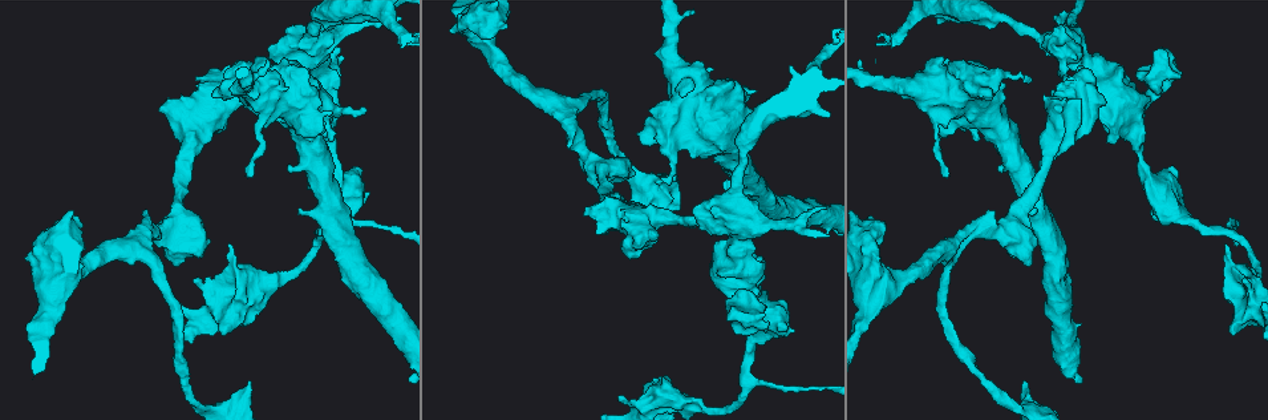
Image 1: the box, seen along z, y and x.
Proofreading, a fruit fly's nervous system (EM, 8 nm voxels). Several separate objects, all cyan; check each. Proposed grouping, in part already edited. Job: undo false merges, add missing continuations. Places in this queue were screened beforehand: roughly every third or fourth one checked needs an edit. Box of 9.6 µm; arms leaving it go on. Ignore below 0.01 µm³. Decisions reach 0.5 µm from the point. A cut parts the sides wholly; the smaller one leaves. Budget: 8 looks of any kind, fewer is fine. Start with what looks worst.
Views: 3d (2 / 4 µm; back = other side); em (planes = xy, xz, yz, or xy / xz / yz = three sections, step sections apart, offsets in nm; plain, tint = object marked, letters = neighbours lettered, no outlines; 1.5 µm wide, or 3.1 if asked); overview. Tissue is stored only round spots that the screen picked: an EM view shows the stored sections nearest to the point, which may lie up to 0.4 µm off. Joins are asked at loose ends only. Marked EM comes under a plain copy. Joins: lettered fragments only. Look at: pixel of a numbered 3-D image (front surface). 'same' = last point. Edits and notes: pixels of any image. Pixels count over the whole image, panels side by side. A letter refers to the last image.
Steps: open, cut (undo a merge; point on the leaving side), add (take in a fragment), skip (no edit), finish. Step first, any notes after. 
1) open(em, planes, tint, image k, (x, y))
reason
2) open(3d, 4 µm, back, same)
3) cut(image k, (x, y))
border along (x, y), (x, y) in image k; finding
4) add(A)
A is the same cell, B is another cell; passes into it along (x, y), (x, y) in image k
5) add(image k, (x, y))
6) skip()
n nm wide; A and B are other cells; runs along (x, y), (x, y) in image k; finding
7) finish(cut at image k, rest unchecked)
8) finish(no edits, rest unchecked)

open(3d, 4 µm, image 1, (1156, 51))
an open end

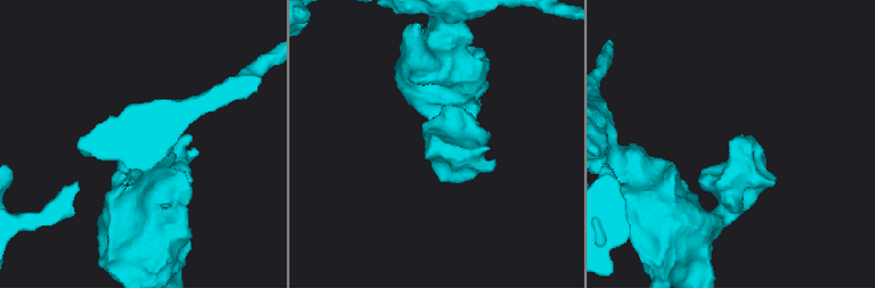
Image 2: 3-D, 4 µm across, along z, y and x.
open(em, yz, step 4, tint, image 2, (434, 138))

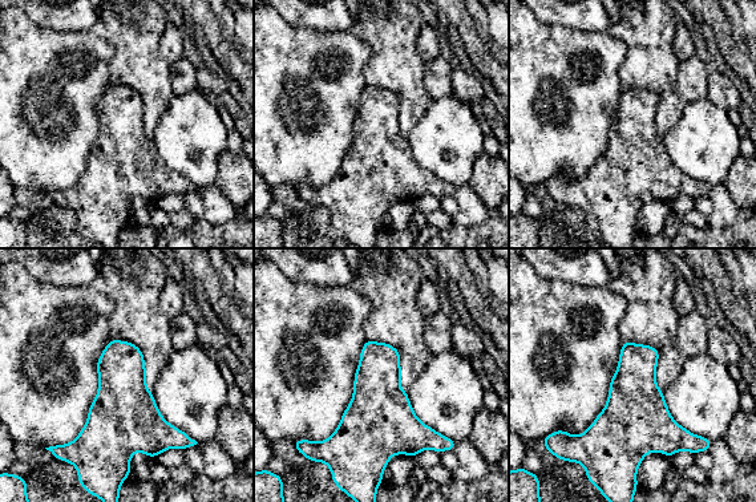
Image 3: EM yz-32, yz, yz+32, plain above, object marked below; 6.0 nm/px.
open(em, planes, letters, same)

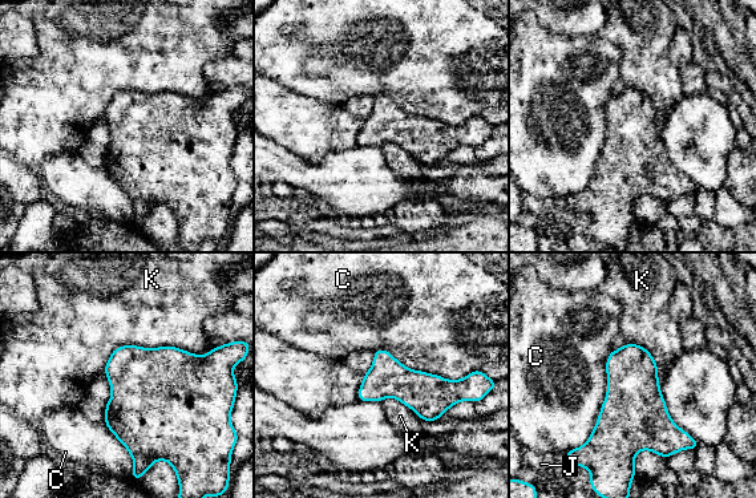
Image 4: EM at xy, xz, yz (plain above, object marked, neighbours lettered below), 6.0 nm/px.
skip()
C, J and K are other cells; border along (611, 349), (595, 426), (564, 454) in image 4; no lettered fragment goes on from it

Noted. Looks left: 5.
open(em, planes, letters, image 1, (1034, 210))
branch stops here

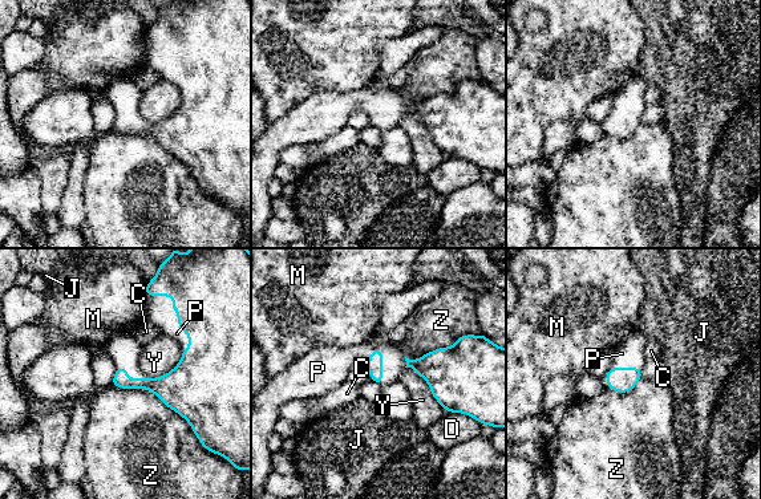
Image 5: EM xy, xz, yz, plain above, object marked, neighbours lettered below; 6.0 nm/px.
add(P)
Z touches over 600 nm; P is the same cell, C, D, J, M, Y and Z are other cells; it goes on there

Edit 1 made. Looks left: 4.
open(overview)

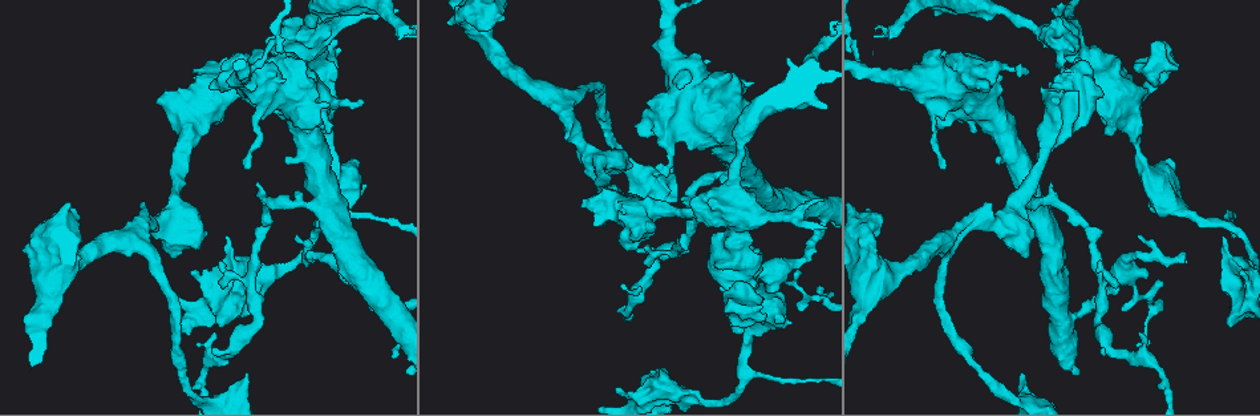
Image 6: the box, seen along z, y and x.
open(3d, 4 µm, back, image 6, (192, 274))
an open end

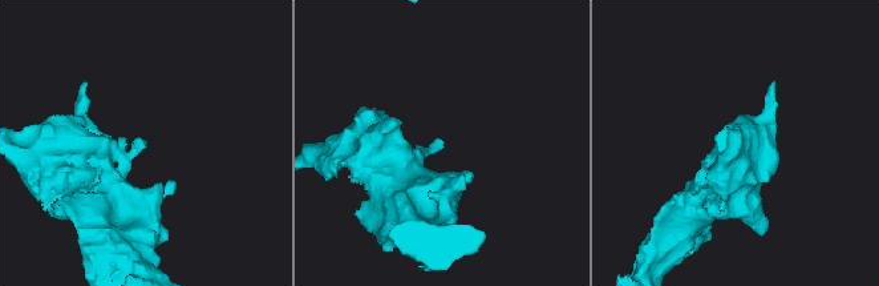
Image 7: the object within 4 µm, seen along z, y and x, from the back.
open(em, xz, step 4, letters, image 7, (440, 138))
need the tissue

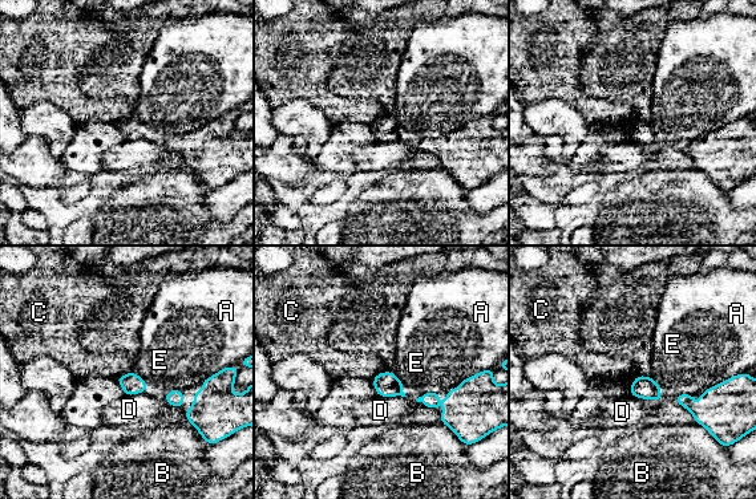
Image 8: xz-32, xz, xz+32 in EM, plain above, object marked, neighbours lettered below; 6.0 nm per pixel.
skip()
A, B, C, D and E are other cells; none of them fits

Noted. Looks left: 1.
finish(add at image 5, rest unchecked)

